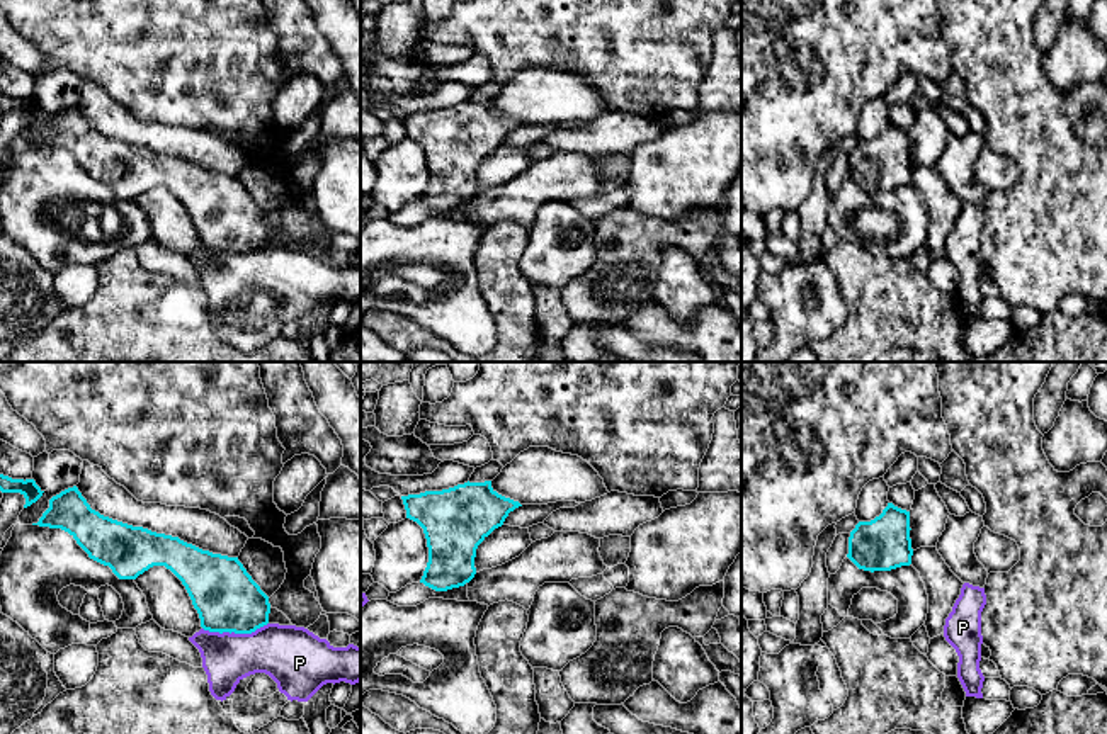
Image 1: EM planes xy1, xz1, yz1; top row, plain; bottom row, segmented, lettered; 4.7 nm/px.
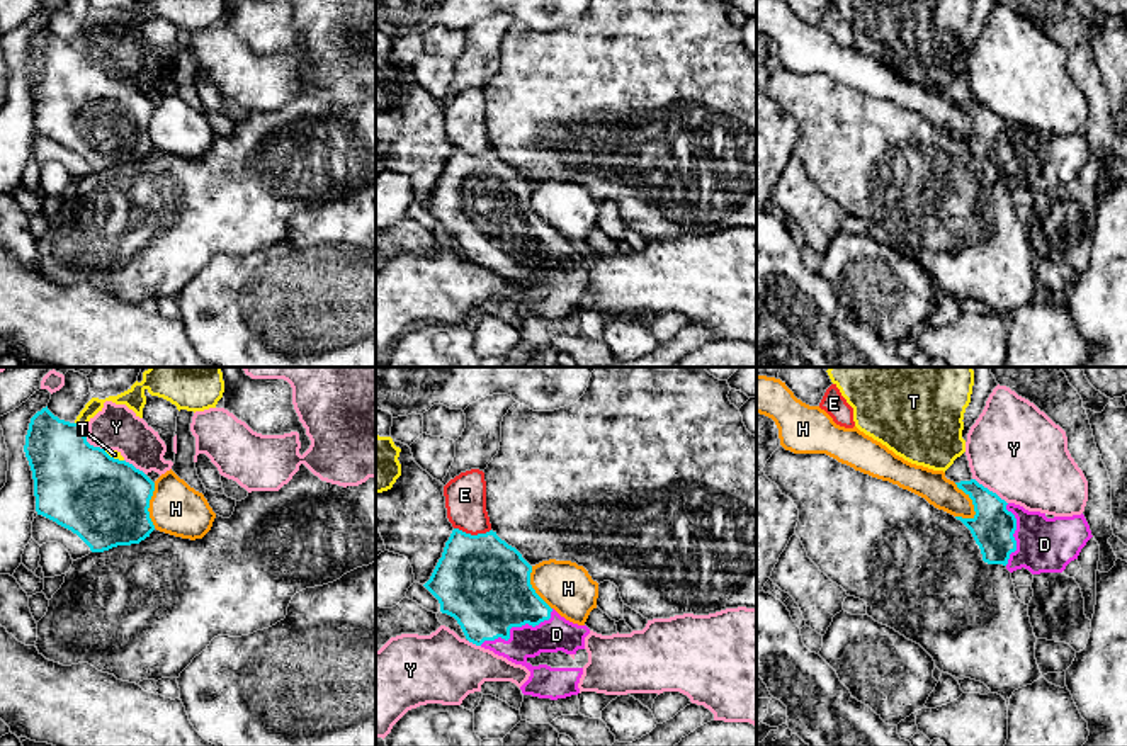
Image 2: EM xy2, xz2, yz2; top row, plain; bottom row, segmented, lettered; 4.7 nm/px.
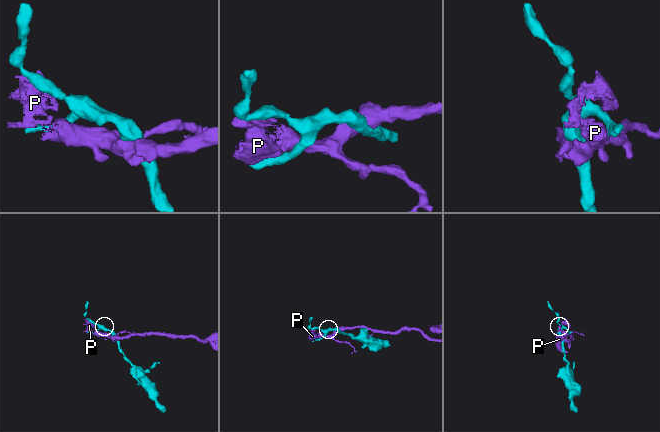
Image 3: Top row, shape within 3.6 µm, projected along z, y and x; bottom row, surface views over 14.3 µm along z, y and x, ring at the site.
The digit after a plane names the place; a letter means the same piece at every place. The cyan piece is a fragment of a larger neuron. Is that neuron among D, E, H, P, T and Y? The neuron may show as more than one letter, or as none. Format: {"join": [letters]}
{"join": ["D"]}

